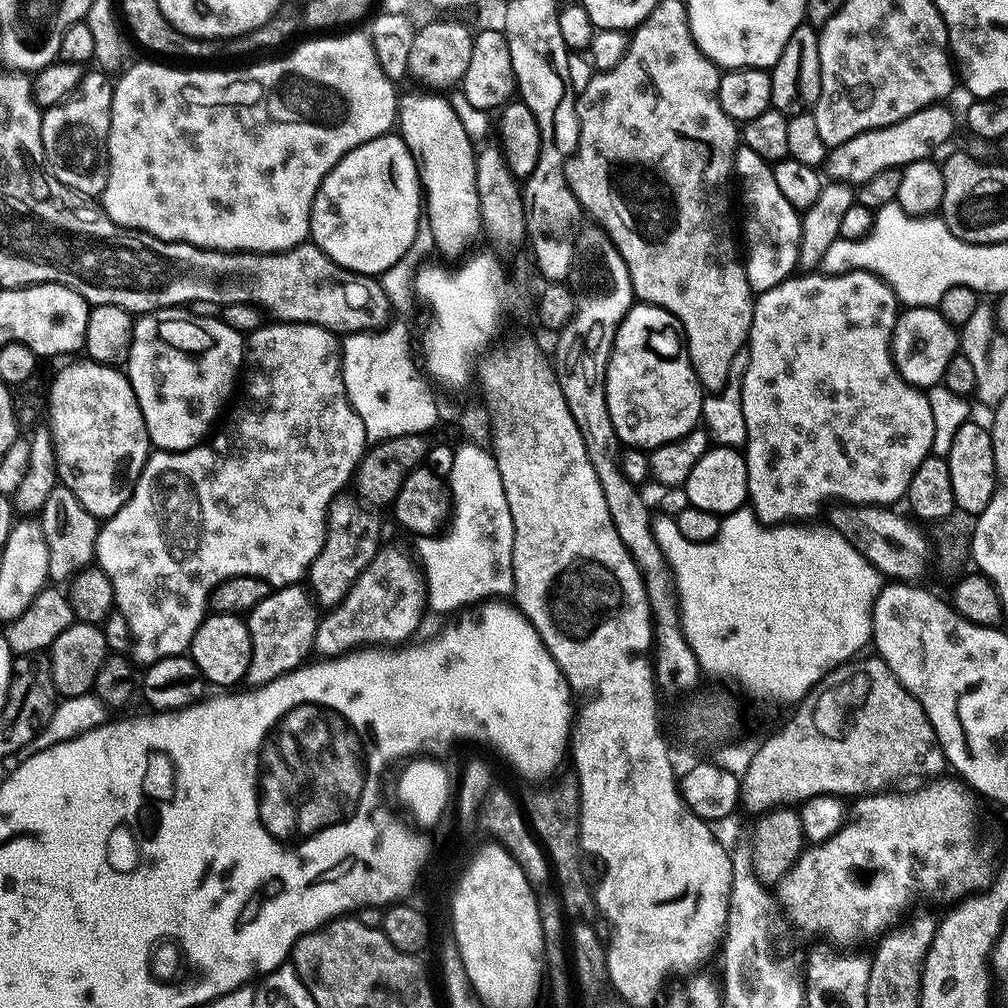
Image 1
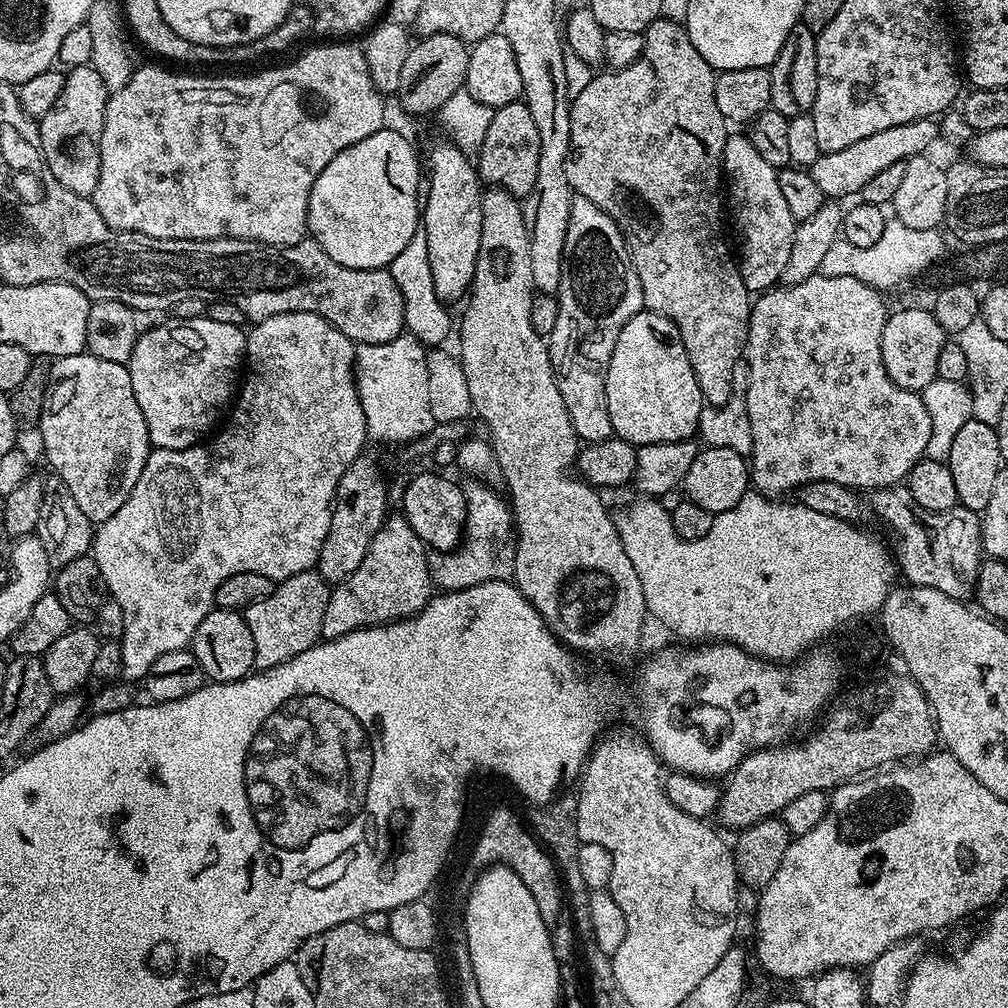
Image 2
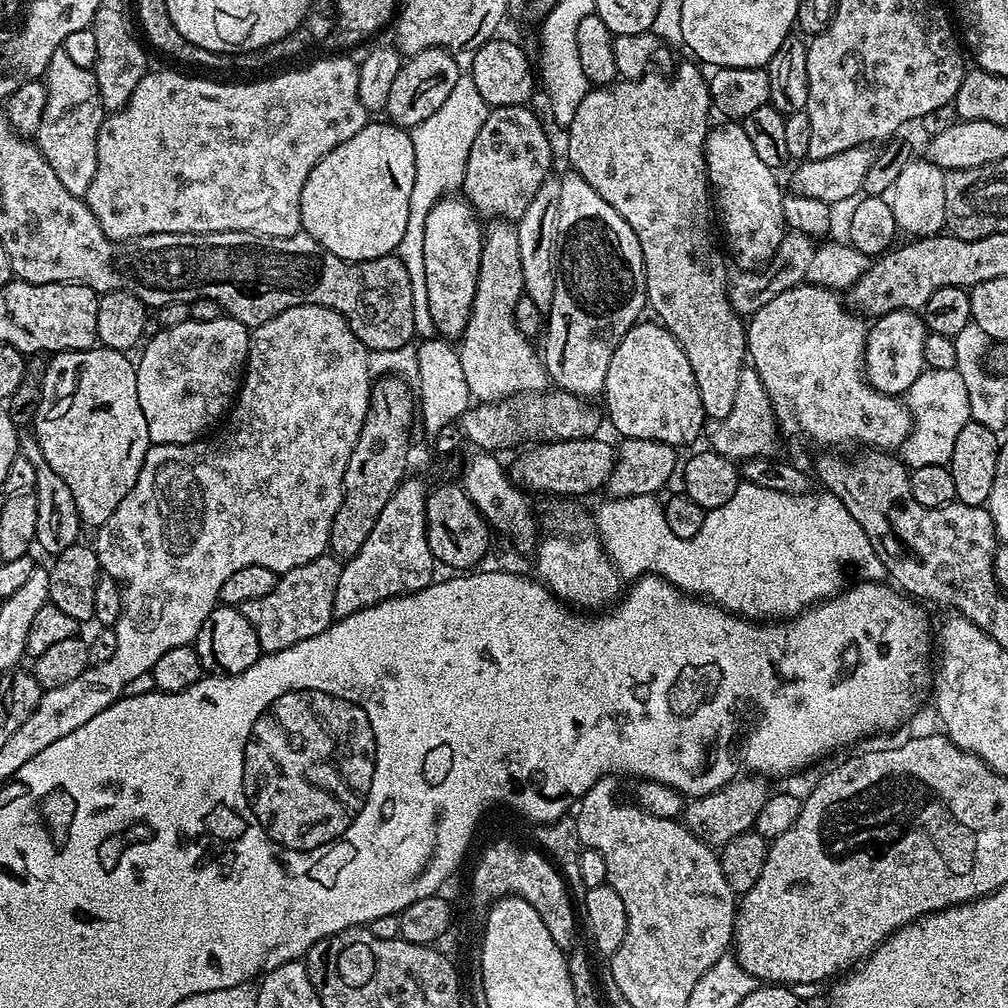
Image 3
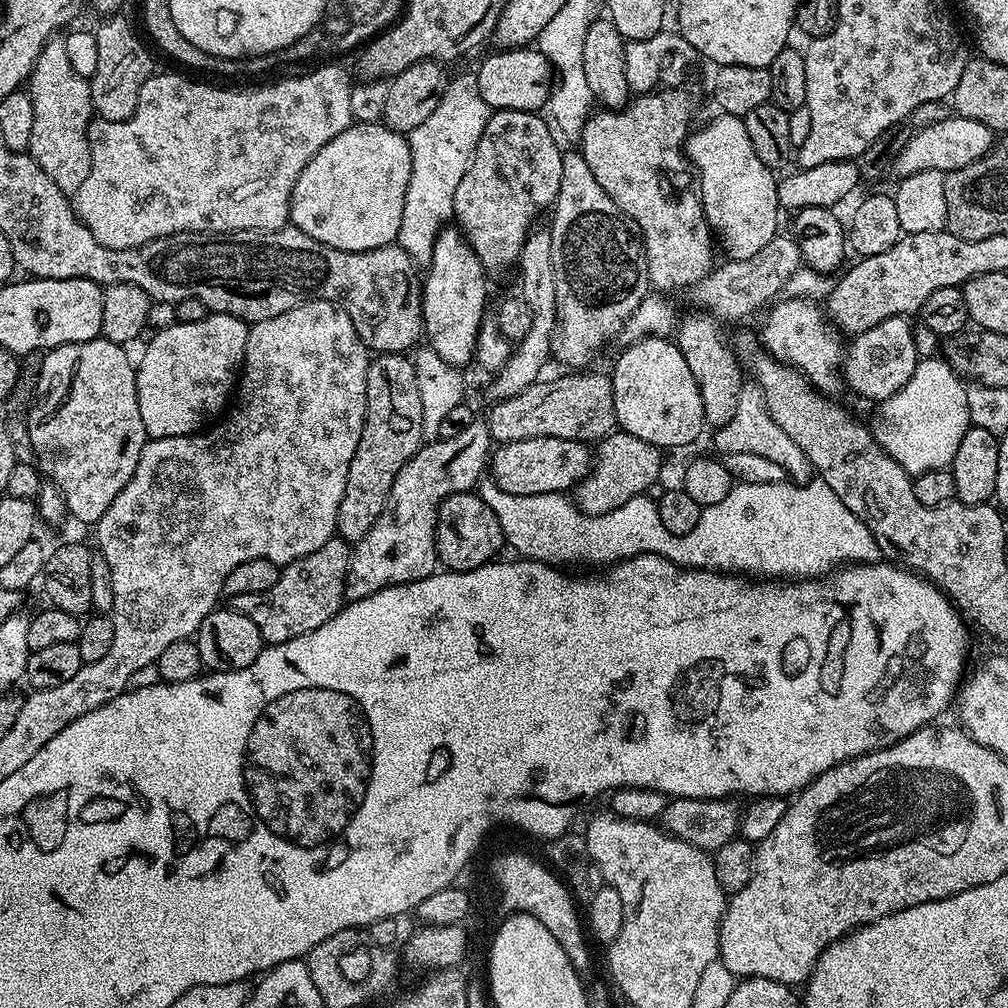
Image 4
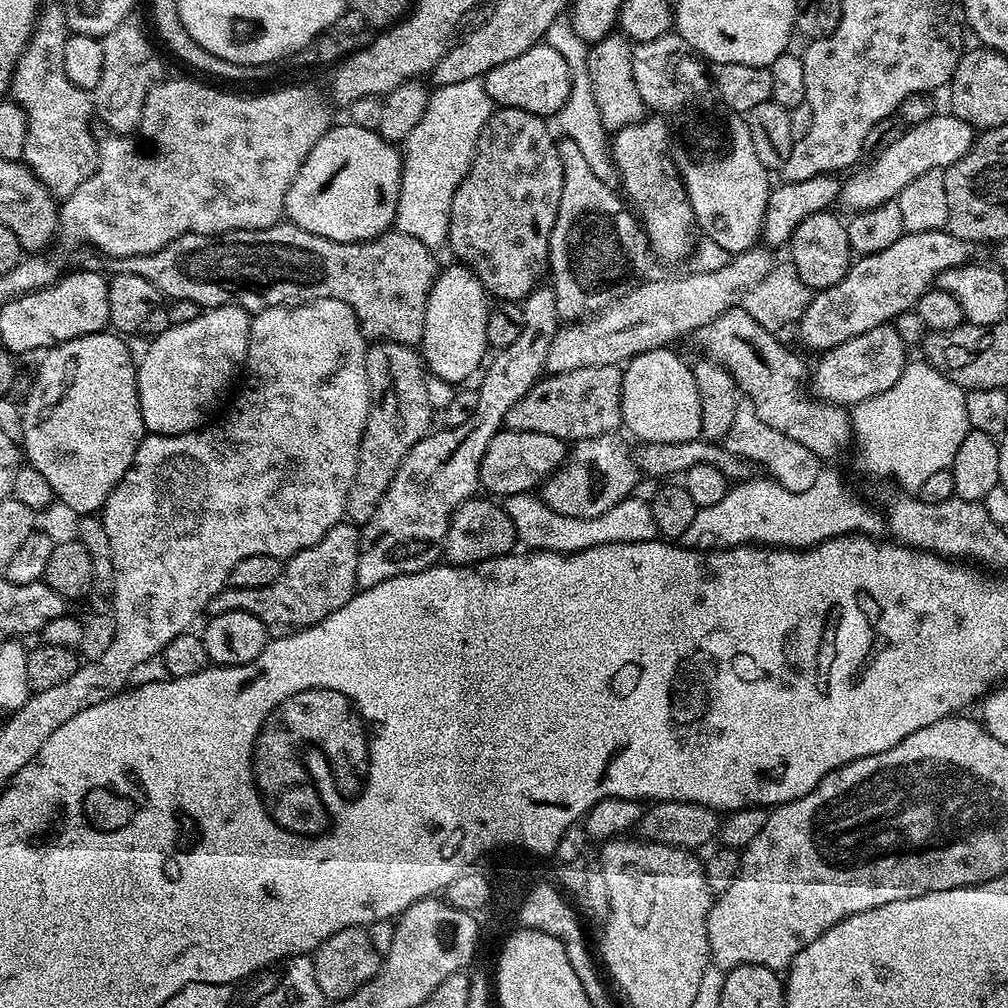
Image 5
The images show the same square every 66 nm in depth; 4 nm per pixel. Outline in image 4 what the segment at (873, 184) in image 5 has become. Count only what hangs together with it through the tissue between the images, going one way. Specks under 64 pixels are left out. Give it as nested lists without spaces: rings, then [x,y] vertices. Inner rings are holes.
[[[953,114],[944,122],[932,126],[917,128],[909,135],[904,149],[896,156],[894,172],[903,178],[910,174],[918,174],[922,170],[938,170],[945,174],[958,170],[962,166],[970,166],[978,158],[982,158],[992,149],[994,134],[982,122],[974,122],[974,118],[962,118]]]

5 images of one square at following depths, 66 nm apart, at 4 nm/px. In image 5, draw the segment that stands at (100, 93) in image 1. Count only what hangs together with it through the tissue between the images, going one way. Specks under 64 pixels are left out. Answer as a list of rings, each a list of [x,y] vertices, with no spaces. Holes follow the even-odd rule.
[[[41,15],[28,44],[12,65],[10,100],[26,114],[26,140],[23,163],[44,183],[44,189],[53,198],[74,194],[96,169],[97,137],[92,137],[94,100],[89,93],[74,86],[66,78],[62,66],[65,29],[52,16]]]

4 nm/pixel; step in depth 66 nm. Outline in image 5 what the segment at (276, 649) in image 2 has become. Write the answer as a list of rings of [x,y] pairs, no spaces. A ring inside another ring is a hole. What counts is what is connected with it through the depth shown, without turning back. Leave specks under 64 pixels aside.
[[[341,522],[326,530],[326,534],[314,546],[283,561],[278,578],[270,586],[254,590],[226,586],[206,608],[209,613],[242,610],[254,614],[268,627],[273,637],[287,636],[293,630],[309,628],[322,618],[334,614],[338,606],[346,606],[358,589],[358,554],[361,529],[351,522]]]

